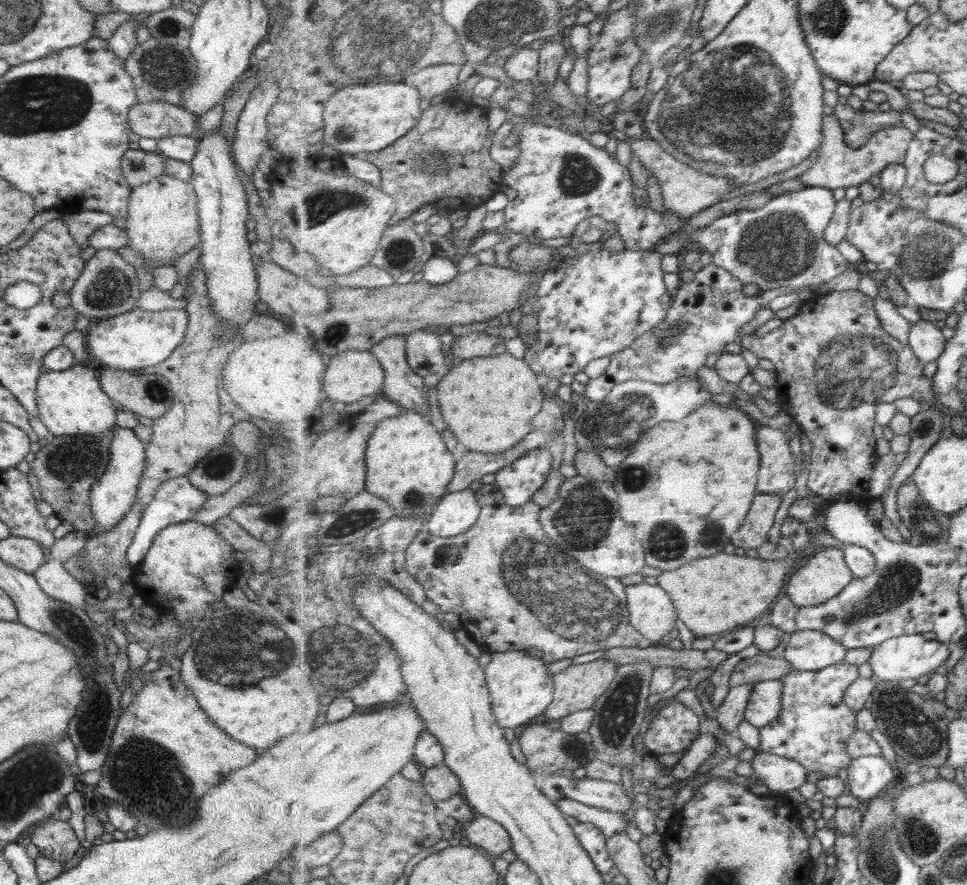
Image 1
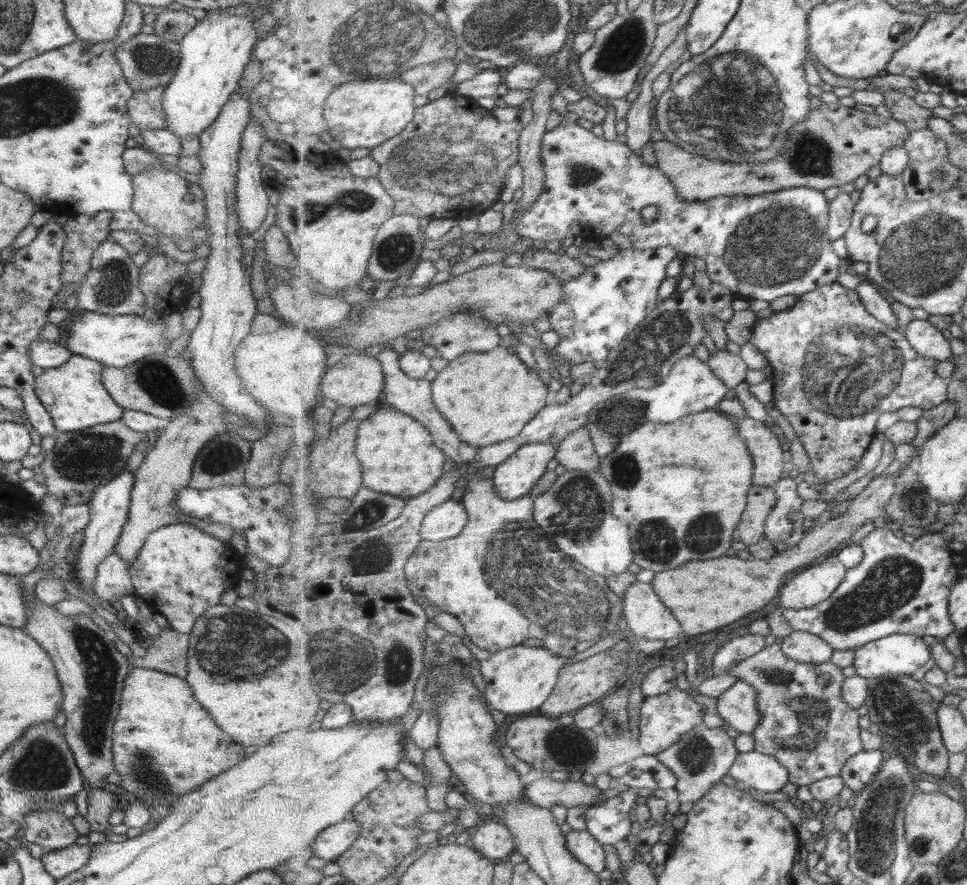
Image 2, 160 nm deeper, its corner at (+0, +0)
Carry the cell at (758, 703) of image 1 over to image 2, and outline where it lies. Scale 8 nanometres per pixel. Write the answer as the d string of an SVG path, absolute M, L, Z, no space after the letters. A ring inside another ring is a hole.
M746 682L733 683L717 702L719 717L739 733L752 733L763 718L759 711L758 692Z

